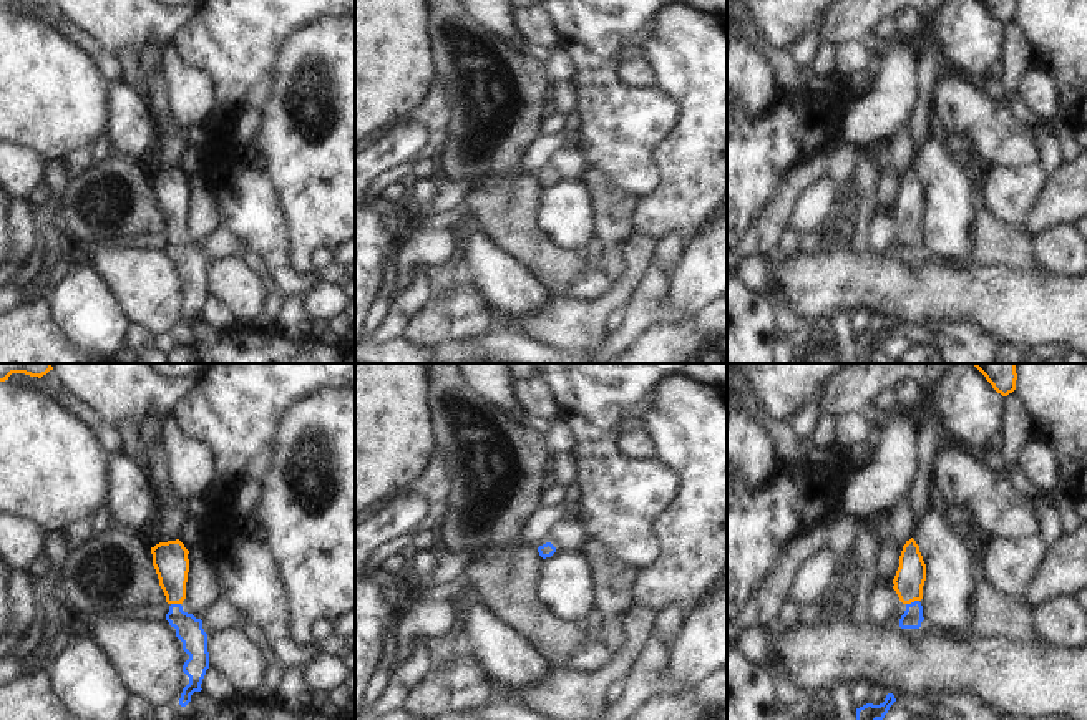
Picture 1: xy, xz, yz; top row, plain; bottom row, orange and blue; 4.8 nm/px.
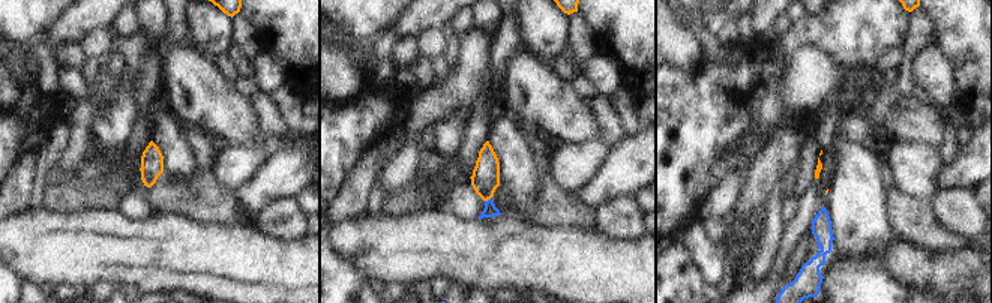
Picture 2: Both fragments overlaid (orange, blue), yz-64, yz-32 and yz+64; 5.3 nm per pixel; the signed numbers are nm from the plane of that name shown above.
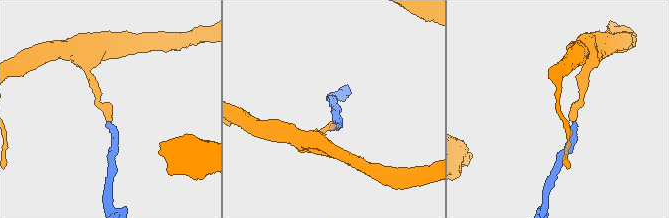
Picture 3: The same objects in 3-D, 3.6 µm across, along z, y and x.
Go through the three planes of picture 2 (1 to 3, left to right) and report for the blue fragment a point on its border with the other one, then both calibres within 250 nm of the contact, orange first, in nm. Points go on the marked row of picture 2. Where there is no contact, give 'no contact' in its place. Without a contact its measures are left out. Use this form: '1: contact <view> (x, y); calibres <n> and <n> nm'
1: no contact
2: contact yz-32 (486, 200); calibres 150 and 70 nm
3: no contact

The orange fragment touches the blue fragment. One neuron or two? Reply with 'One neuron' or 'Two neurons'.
One neuron

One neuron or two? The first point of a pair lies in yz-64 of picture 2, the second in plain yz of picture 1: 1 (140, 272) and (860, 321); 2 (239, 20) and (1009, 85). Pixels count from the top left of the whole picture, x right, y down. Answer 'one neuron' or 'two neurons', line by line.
1: two neurons
2: one neuron

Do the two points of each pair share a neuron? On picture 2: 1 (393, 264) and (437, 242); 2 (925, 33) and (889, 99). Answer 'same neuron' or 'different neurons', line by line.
1: same neuron
2: same neuron

